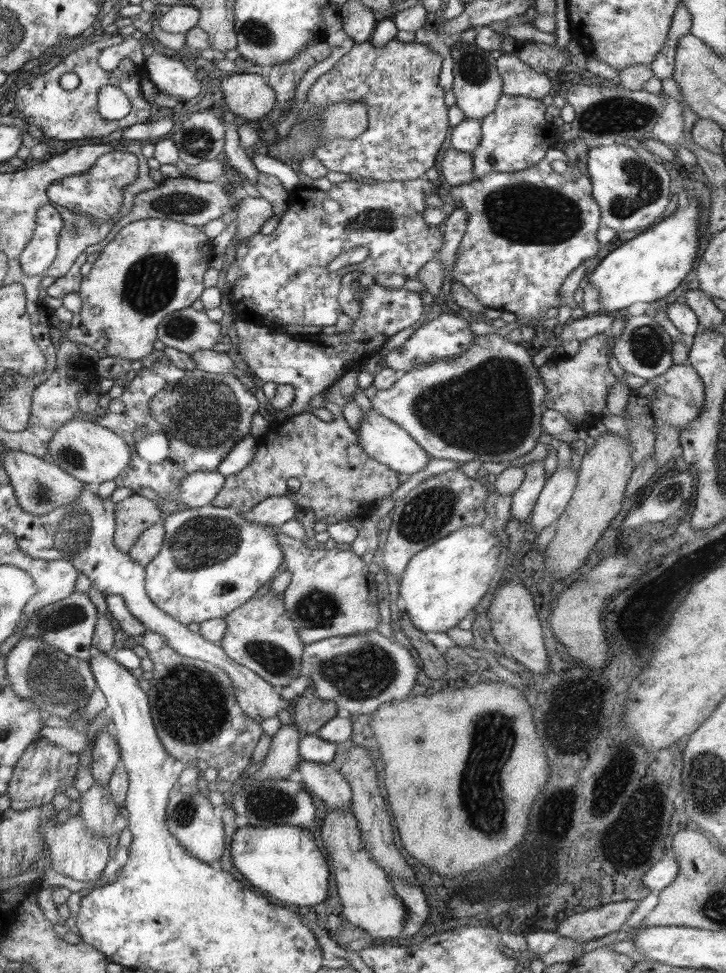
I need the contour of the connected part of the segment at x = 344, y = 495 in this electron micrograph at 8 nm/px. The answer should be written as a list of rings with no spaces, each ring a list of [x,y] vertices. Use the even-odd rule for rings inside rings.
[[[358,370],[345,372],[332,386],[335,388],[333,397],[326,400],[324,408],[332,412],[334,419],[325,422],[311,412],[304,412],[291,416],[286,421],[276,422],[268,431],[261,436],[254,458],[250,464],[236,474],[225,477],[225,486],[220,494],[213,500],[212,504],[219,507],[232,507],[240,513],[252,510],[261,500],[269,496],[289,496],[297,507],[311,508],[317,520],[327,525],[342,522],[368,514],[376,499],[388,497],[400,486],[398,473],[386,464],[370,458],[359,445],[355,431],[348,425],[344,415],[343,407],[347,402],[354,401],[354,393],[359,388],[356,375]],[[288,478],[300,480],[300,488],[292,493],[288,490]]]

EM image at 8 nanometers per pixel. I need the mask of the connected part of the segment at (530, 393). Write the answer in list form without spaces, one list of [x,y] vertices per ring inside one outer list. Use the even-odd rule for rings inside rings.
[[[488,334],[486,336],[476,336],[473,345],[465,351],[459,352],[453,359],[435,360],[428,364],[421,364],[419,367],[410,369],[386,390],[379,390],[372,398],[372,409],[376,409],[382,416],[393,420],[399,424],[408,434],[429,454],[432,458],[440,460],[454,460],[454,462],[466,463],[470,460],[481,460],[482,462],[512,462],[519,456],[524,456],[532,452],[538,443],[538,437],[544,432],[540,425],[542,414],[545,410],[545,396],[547,393],[546,385],[538,372],[537,366],[532,361],[533,351],[530,346],[523,342],[513,342],[500,334]]]

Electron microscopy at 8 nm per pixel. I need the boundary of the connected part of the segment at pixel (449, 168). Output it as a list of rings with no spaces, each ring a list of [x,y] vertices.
[[[448,148],[440,162],[440,172],[444,176],[444,185],[461,186],[475,180],[473,160],[470,153]]]

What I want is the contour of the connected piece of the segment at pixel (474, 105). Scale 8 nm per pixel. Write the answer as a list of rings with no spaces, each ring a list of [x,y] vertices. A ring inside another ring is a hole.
[[[454,33],[452,36],[444,36],[448,40],[452,59],[454,59],[454,84],[452,92],[456,95],[456,105],[463,111],[466,118],[472,120],[484,120],[496,108],[498,100],[503,96],[503,82],[498,73],[497,60],[492,54],[482,50],[476,44],[462,43],[456,48],[455,41],[461,38],[461,33]]]

